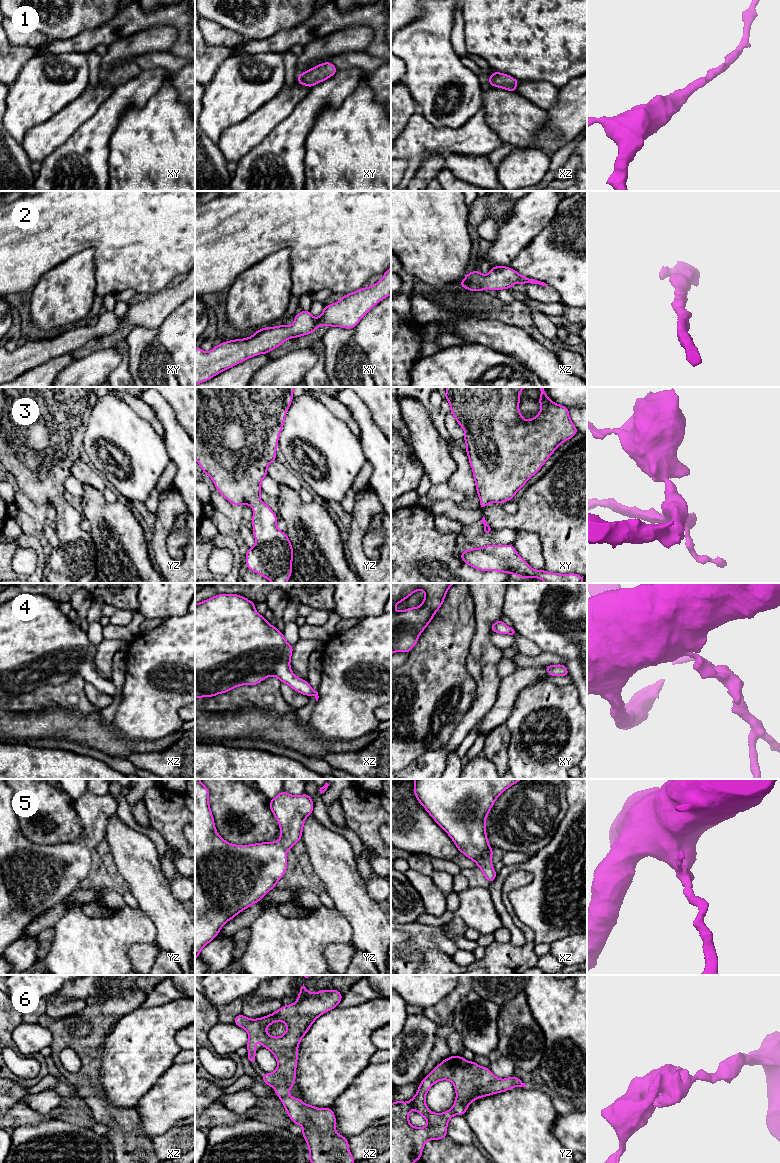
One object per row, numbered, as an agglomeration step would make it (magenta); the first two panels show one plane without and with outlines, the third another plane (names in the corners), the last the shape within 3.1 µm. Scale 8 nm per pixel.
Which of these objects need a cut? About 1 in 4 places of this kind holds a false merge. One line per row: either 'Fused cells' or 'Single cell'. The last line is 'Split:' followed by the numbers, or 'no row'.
1: Single cell
2: Single cell
3: Single cell
4: Single cell
5: Single cell
6: Single cell
Split: no row

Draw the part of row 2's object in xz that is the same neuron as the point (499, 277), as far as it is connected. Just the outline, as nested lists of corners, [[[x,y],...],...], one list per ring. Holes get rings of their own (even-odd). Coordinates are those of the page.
[[[495,266],[491,268],[486,276],[484,276],[480,271],[472,271],[467,273],[466,277],[458,286],[471,290],[472,292],[484,292],[486,288],[496,291],[510,289],[517,283],[531,283],[542,286],[548,285],[544,282],[522,276],[508,266]]]

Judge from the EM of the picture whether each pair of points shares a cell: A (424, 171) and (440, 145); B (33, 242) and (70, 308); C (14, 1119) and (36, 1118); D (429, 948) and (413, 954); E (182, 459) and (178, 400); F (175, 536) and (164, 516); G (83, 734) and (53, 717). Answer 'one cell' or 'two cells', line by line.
A: two cells
B: two cells
C: one cell
D: two cells
E: two cells
F: two cells
G: one cell

